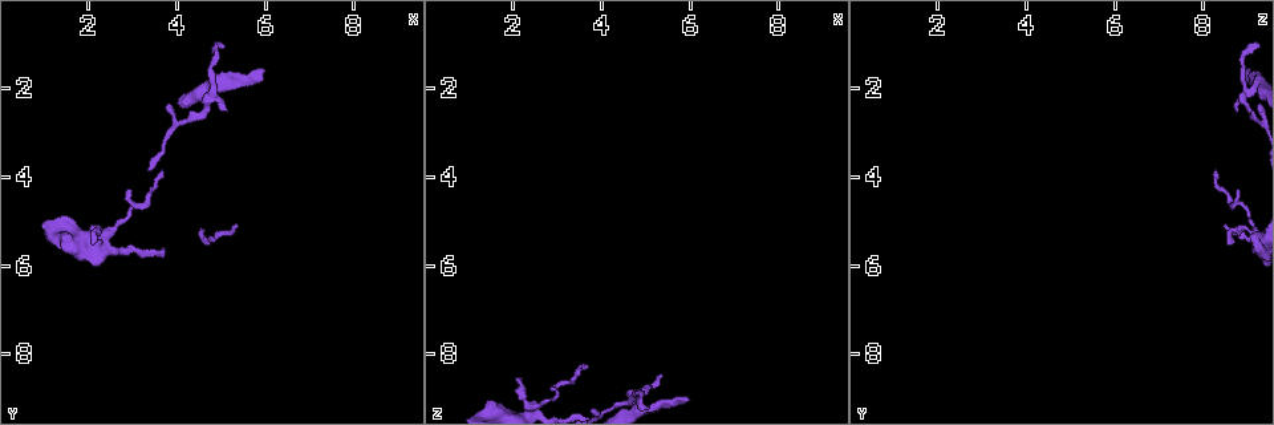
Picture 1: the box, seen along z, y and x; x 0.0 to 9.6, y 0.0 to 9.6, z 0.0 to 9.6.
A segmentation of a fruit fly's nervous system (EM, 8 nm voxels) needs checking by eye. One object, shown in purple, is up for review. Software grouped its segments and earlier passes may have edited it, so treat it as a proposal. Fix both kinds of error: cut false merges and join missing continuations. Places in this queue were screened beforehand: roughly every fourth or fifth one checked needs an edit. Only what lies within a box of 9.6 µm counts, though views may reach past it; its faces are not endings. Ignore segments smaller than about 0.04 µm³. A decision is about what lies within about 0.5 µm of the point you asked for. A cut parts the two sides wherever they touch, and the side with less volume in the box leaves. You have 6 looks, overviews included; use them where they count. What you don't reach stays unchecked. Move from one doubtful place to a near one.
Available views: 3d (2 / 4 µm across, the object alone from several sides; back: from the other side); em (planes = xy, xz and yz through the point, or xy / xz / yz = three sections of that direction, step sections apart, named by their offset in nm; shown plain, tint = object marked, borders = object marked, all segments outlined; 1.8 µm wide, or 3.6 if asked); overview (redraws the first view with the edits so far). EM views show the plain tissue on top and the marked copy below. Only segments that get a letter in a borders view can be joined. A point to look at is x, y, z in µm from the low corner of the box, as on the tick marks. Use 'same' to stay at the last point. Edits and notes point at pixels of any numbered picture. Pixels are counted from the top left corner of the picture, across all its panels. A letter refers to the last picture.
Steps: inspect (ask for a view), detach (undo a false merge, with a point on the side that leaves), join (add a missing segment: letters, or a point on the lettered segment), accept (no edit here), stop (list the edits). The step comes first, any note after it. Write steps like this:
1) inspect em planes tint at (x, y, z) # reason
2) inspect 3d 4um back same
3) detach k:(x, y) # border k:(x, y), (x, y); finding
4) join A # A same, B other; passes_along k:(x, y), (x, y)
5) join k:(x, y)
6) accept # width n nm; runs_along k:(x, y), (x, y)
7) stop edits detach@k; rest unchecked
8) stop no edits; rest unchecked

inspect em xz step 4 tint at (4.85, 2.05, 9.05) # sharp bend

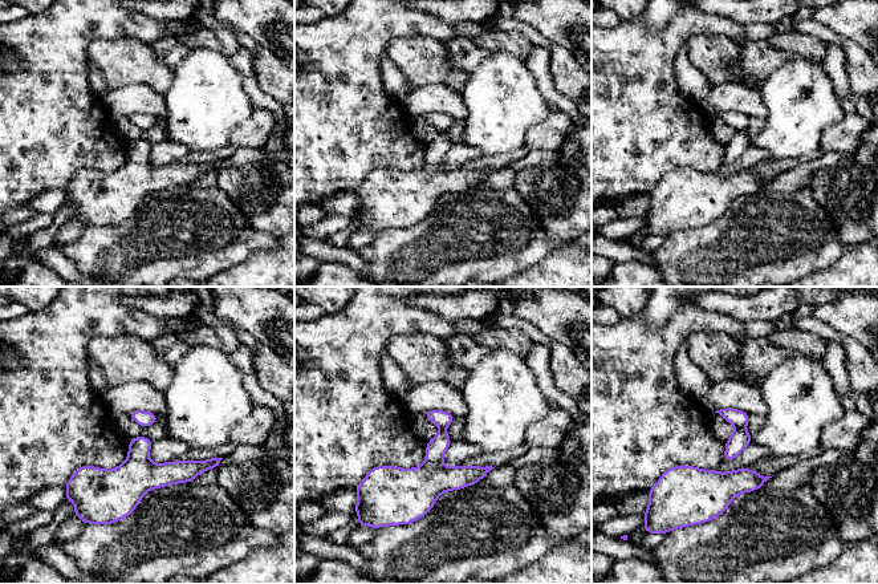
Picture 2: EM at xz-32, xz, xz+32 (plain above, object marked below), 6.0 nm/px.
inspect em planes borders same

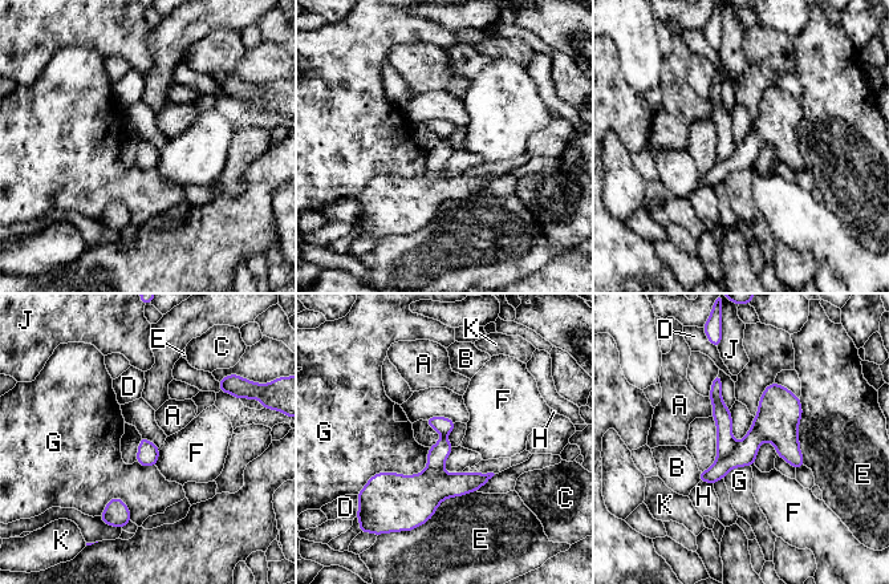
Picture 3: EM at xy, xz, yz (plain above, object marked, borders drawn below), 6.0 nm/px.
detach 3:(745, 453) # A other, B other, C other, D other, E other, F other, G other, H other, J other, K other; border 3:(737, 442), (727, 454), (717, 459); a second neuron is stuck on

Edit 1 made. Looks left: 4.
inspect overview # see it whole again

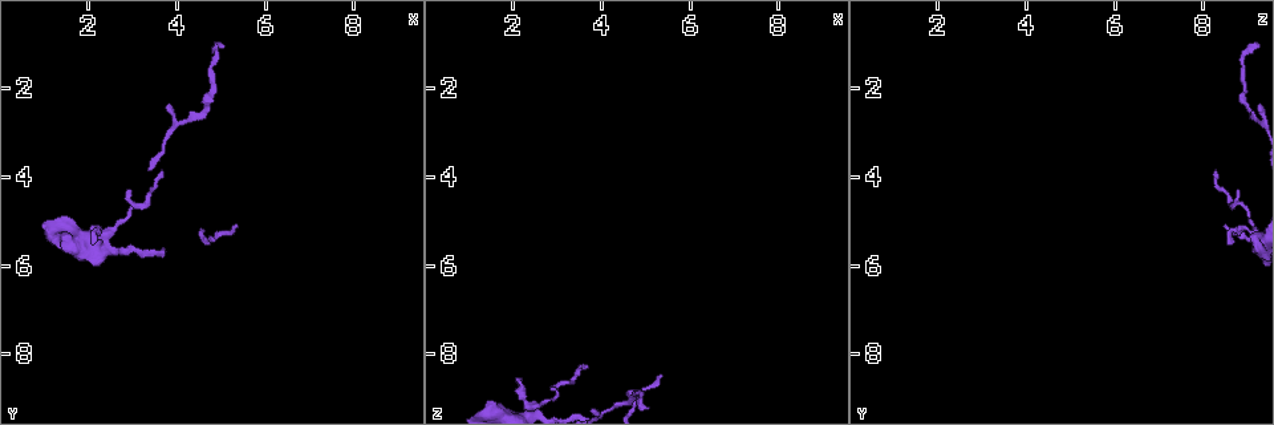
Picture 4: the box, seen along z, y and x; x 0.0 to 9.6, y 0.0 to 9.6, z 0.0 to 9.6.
inspect 3d 4um back at (3.70, 3.90, 8.35) # thin end

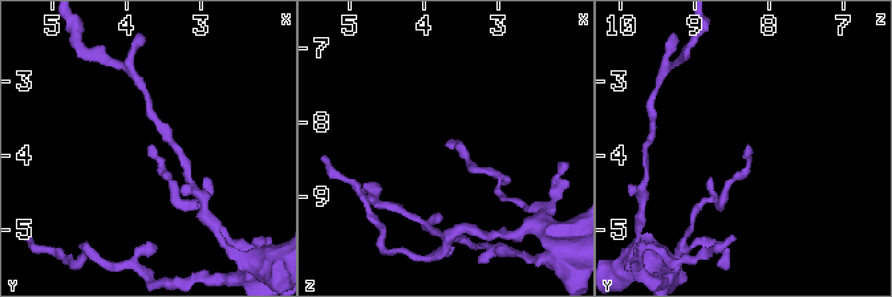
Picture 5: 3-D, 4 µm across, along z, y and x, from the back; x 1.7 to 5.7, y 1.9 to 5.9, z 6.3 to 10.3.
inspect em xz step 16 borders at (3.70, 3.85, 8.30) # shape alone is not enough

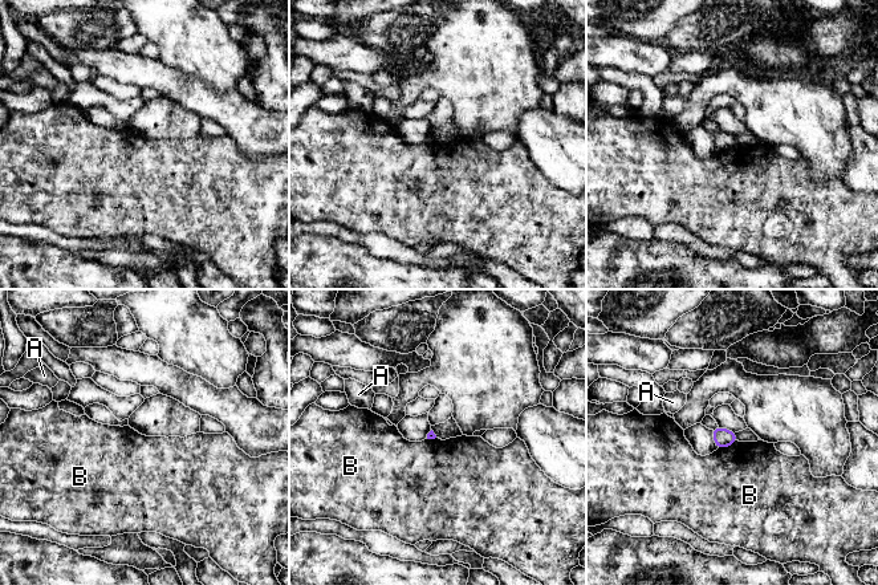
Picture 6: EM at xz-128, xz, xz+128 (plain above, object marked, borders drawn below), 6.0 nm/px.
inspect em planes borders same # cut it another way

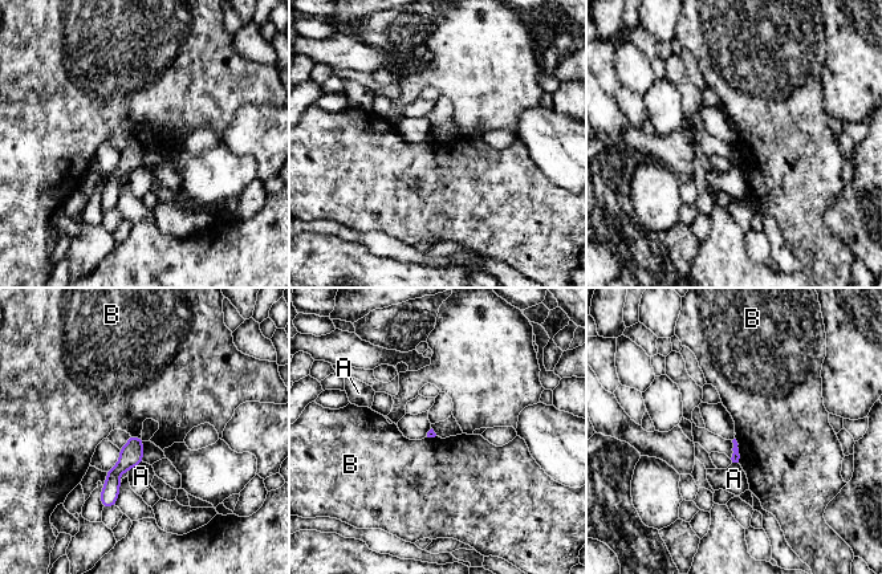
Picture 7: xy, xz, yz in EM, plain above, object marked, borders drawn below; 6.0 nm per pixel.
accept # A other, B other; runs_along 7:(134, 439), (105, 503); none of them fits

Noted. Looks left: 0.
stop edits detach@3; rest unchecked

